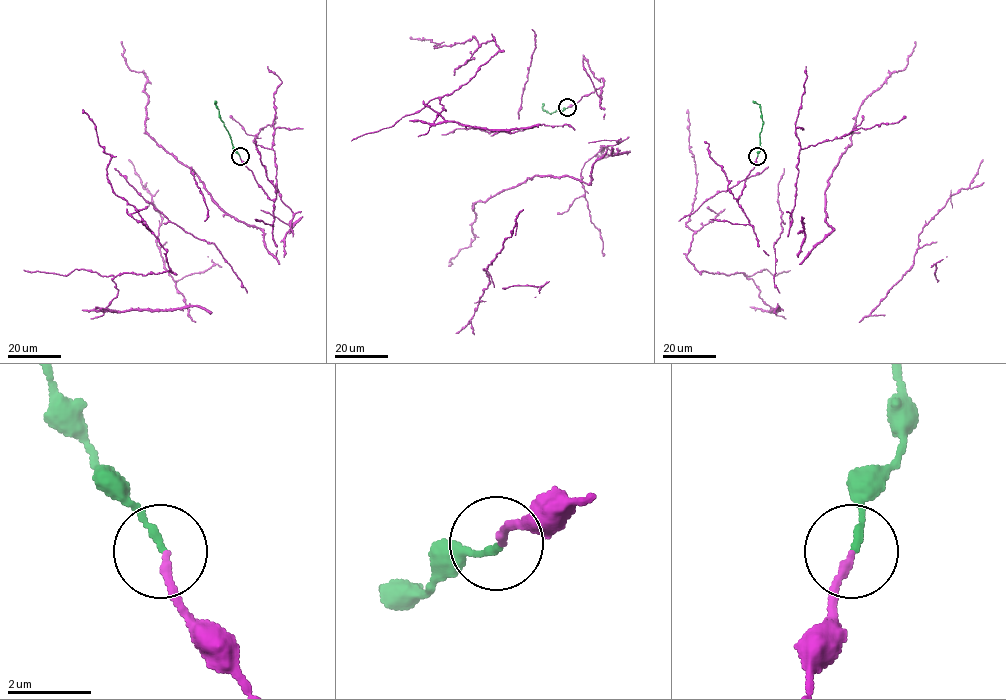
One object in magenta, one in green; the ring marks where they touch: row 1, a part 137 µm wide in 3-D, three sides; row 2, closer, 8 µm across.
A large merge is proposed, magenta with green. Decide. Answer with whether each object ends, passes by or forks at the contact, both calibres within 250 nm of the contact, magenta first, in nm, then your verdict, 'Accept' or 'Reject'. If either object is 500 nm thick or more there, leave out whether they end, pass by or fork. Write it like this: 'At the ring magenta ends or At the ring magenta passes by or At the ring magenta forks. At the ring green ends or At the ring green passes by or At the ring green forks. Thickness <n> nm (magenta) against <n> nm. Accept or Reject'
At the ring magenta ends. At the ring green ends. Thickness 180 nm (magenta) against 160 nm. Accept

